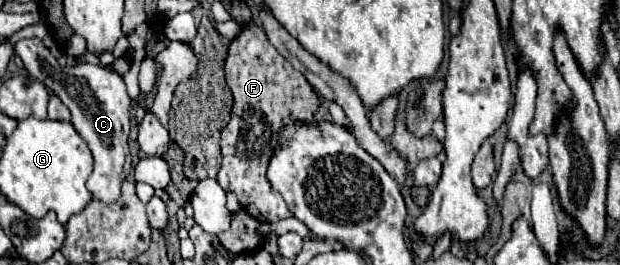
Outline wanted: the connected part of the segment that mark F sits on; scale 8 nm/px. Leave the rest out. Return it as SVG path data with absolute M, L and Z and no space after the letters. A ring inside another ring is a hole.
M257 24L243 26L241 34L231 42L225 60L225 78L229 90L233 92L233 108L227 128L221 132L223 162L217 174L217 182L225 192L235 192L239 204L253 218L261 222L285 220L291 216L291 212L287 210L281 194L273 192L265 172L269 160L273 158L275 146L279 144L279 128L295 122L315 122L321 98L305 80L305 76L293 70L293 66L275 48L271 48L263 28ZM271 52L273 60L263 60L265 56L271 56Z

